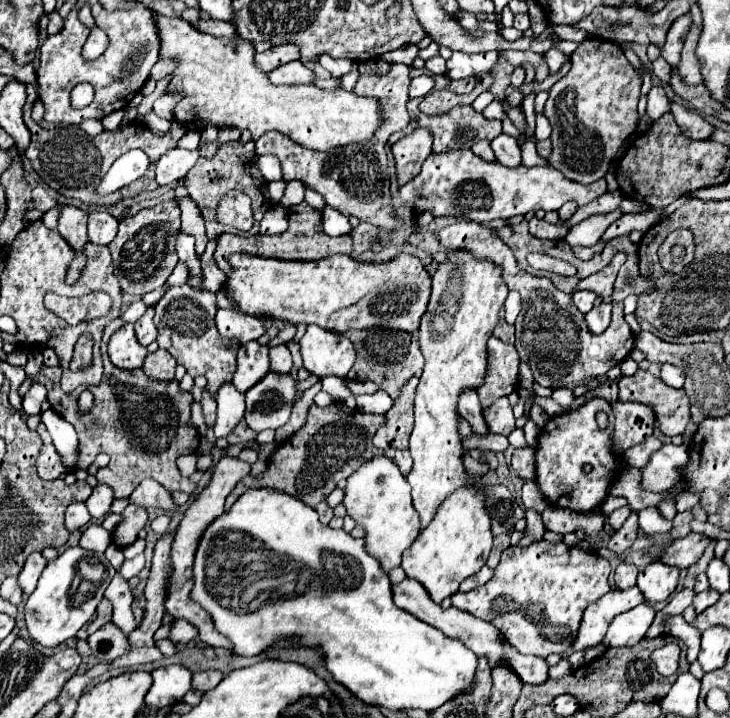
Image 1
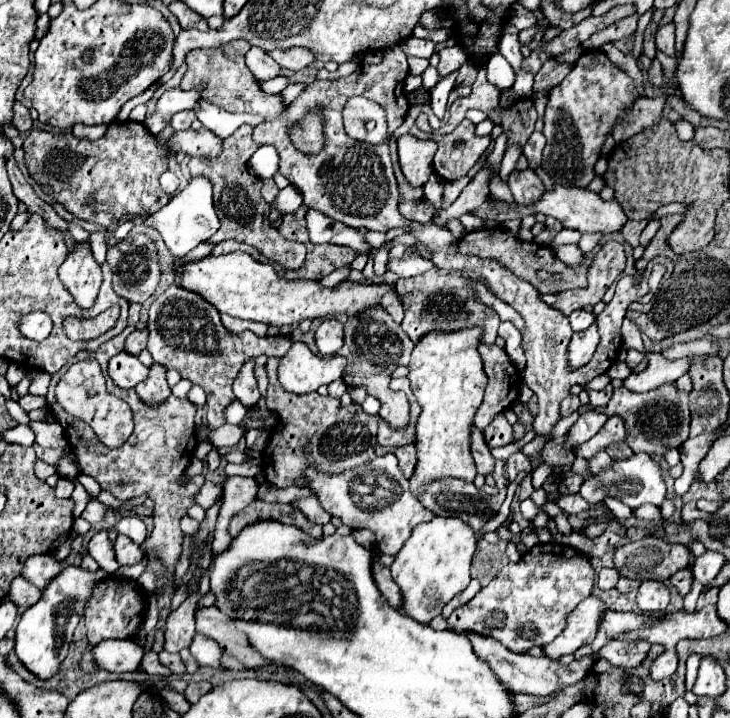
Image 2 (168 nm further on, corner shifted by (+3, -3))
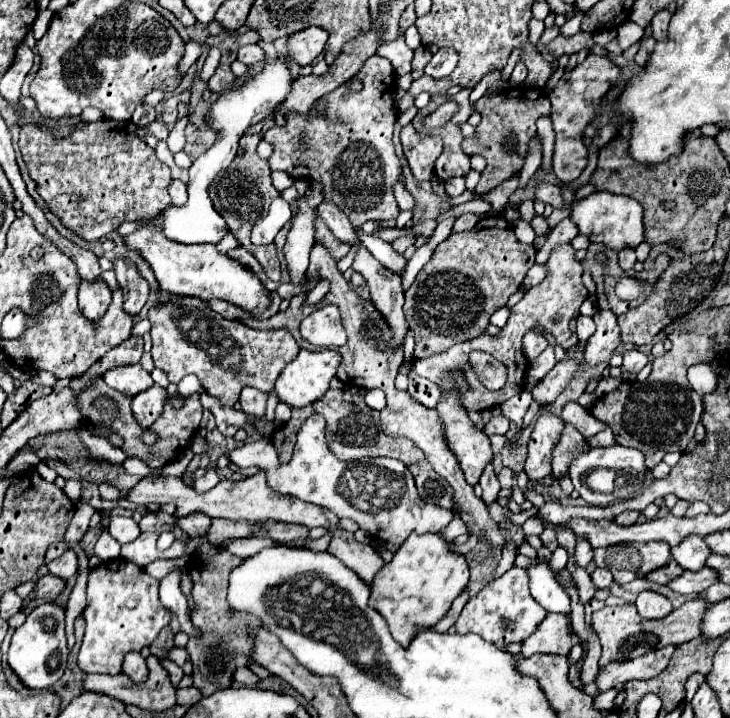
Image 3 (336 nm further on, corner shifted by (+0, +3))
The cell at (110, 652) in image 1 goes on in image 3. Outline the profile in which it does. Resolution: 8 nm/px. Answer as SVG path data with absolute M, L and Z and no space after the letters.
M130 652L124 658L124 674L128 674L134 682L144 682L148 678L148 666L146 666L146 660L142 658L142 654Z

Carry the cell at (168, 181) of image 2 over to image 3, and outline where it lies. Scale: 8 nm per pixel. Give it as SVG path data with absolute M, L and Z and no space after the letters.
M174 180L174 182L170 184L170 196L172 196L172 204L174 204L174 206L184 206L186 200L188 200L186 186L180 184L180 180Z

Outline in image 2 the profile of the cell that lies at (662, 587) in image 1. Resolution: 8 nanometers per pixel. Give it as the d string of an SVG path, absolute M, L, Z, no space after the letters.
M643 580L637 592L637 606L643 612L663 612L669 604L671 592L661 580Z

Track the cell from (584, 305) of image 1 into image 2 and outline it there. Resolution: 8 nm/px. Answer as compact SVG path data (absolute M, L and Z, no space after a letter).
M579 308L579 310L573 310L573 312L571 312L569 320L571 320L573 332L581 332L581 330L585 330L585 328L591 326L591 322L595 320L595 316L593 316L593 312Z

